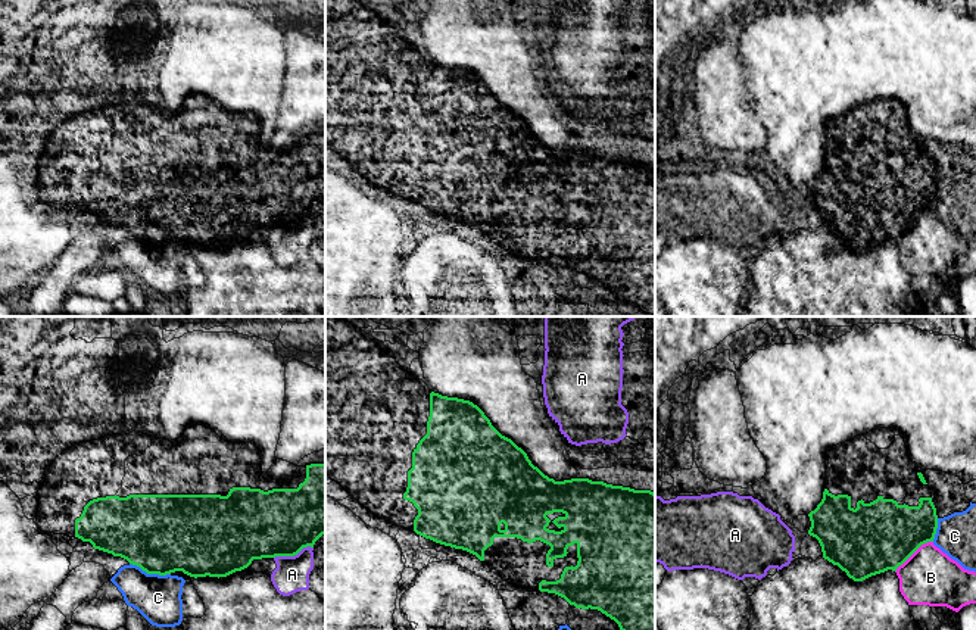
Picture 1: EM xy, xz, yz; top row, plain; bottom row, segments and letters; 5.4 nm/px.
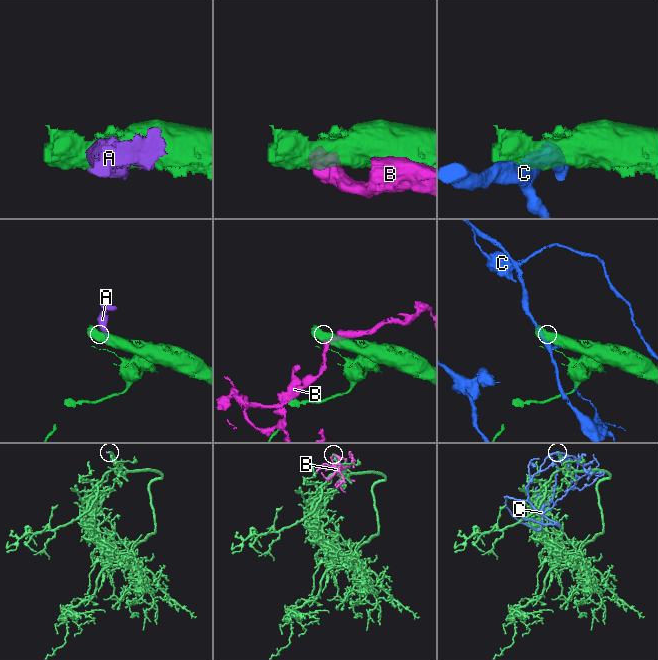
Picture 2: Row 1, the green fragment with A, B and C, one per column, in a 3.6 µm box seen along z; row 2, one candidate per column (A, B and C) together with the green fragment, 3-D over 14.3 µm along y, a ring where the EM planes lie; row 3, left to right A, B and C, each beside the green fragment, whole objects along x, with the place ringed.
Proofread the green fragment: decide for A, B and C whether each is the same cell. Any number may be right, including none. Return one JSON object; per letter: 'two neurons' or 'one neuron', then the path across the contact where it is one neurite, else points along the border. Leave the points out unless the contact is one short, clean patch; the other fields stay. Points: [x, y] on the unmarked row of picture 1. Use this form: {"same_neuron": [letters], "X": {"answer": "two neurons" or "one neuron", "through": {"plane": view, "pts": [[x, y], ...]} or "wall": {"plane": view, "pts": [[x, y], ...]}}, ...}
{"same_neuron": [], "A": {"answer": "two neurons"}, "B": {"answer": "two neurons"}, "C": {"answer": "two neurons"}}

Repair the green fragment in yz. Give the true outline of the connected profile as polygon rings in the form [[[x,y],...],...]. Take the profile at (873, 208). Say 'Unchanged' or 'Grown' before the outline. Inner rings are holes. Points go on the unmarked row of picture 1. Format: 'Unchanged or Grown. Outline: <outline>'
Grown. Outline: [[[877,99],[826,124],[823,169],[808,184],[808,205],[821,216],[823,228],[854,252],[888,240],[897,241],[922,215],[933,212],[938,199],[932,160],[910,130],[905,112],[888,99]]]

